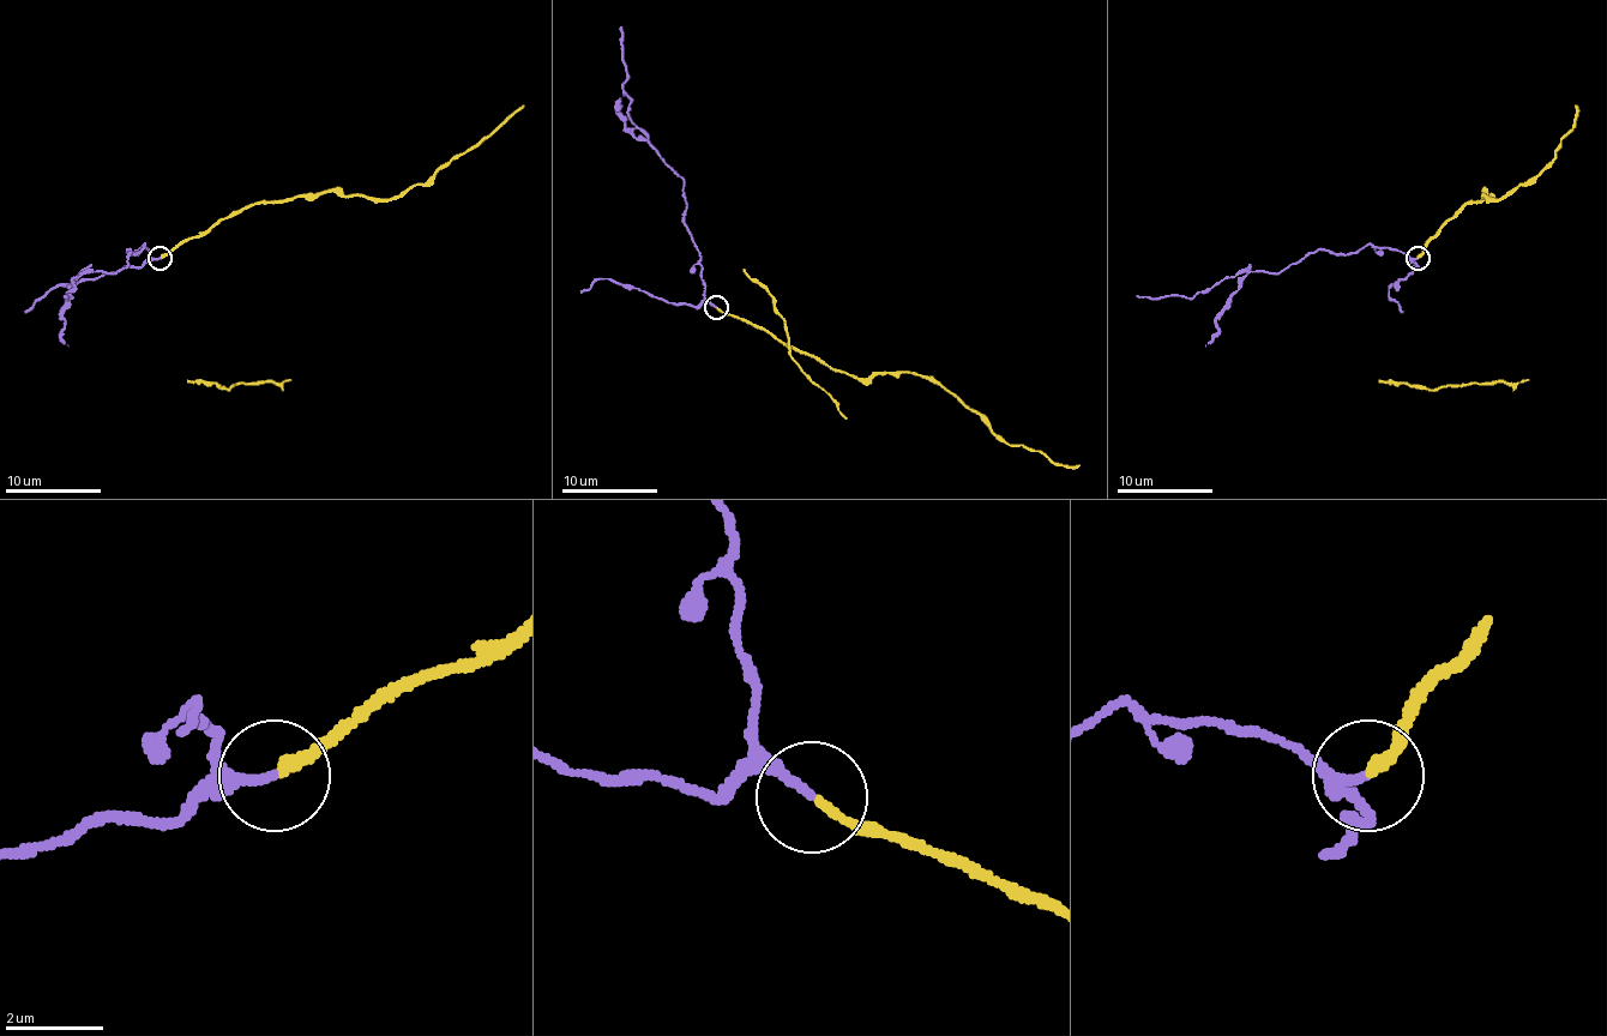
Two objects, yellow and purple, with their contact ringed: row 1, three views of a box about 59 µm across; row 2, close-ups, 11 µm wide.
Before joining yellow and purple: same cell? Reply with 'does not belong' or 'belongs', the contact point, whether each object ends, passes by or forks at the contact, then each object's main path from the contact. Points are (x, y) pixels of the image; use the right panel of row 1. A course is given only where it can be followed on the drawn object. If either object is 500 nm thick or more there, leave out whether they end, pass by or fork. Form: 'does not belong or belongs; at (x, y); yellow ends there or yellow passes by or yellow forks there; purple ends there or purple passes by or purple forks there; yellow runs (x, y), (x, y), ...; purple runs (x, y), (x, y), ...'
does not belong; at (1418, 258); yellow ends there; purple ends there; yellow runs (1416, 259), (1464, 203), (1488, 196), (1481, 191), (1481, 196), (1504, 198), (1552, 160), (1574, 126), (1576, 104); purple runs (1416, 259), (1395, 250), (1366, 244), (1349, 254), (1318, 250), (1277, 273), (1239, 271), (1197, 295), (1137, 295)

